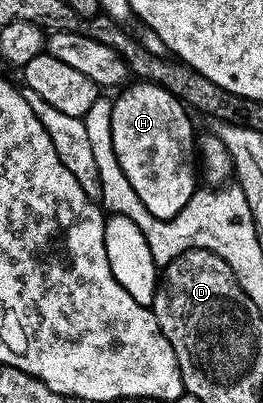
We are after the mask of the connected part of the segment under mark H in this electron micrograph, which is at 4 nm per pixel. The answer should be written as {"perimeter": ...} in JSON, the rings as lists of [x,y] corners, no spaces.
{"perimeter":[[[130,82],[113,97],[114,105],[110,121],[112,122],[112,146],[116,150],[116,158],[120,162],[120,170],[124,170],[124,178],[132,186],[136,198],[144,202],[150,216],[158,220],[170,220],[192,198],[196,190],[196,133],[194,124],[190,121],[191,113],[187,105],[177,96],[155,84],[145,82]]]}

